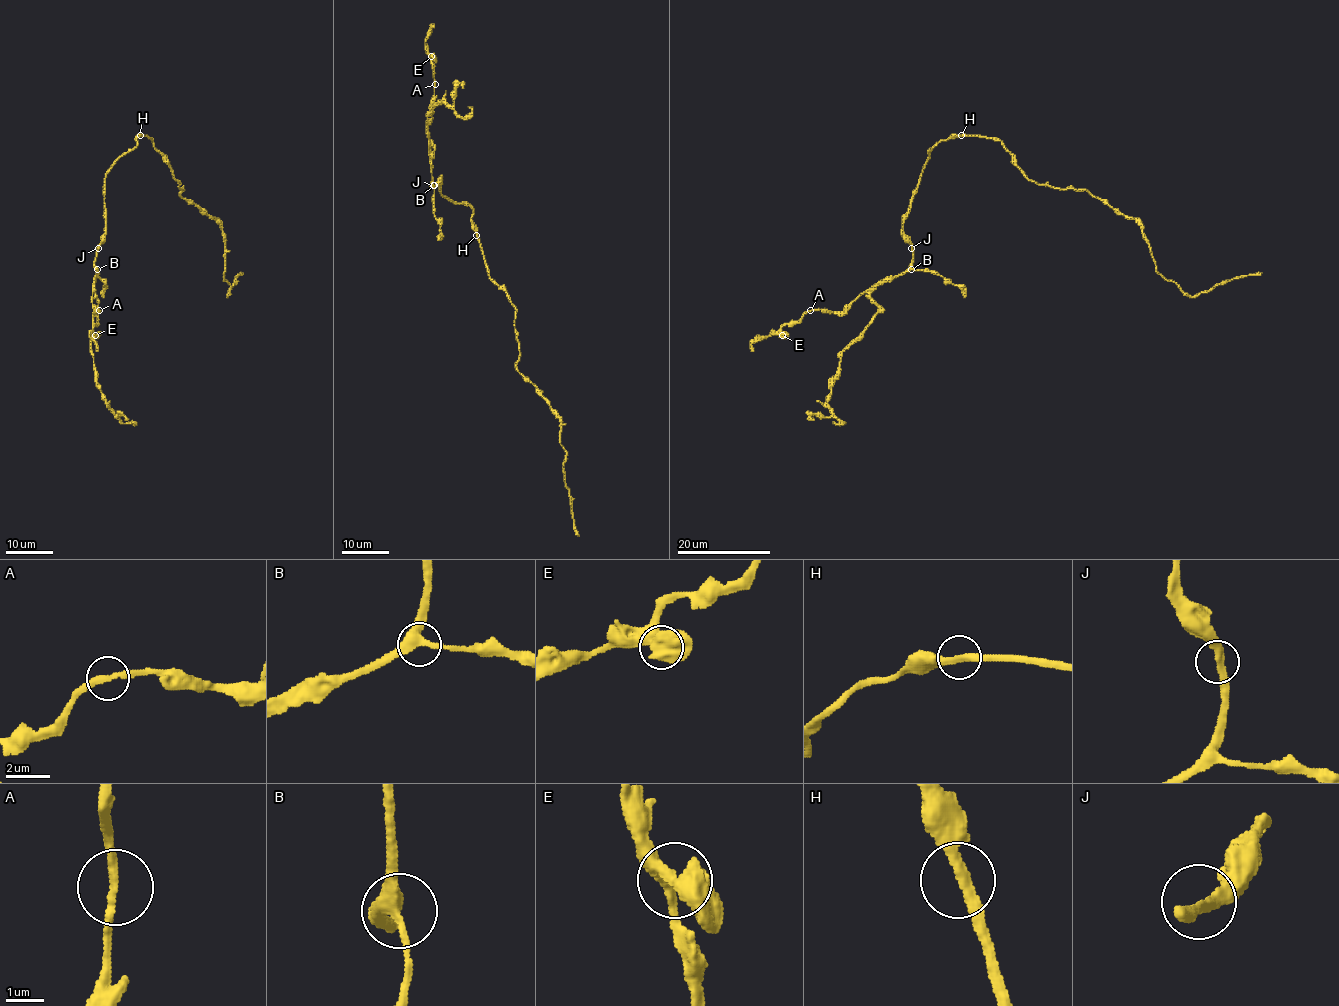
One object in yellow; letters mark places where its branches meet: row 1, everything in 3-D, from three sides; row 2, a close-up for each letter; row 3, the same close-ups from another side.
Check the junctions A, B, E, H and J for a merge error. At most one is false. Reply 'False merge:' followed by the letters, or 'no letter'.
False merge: no letter

